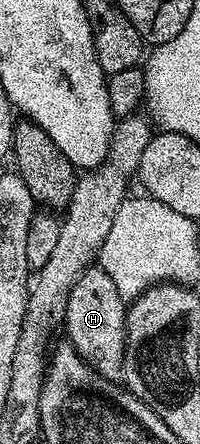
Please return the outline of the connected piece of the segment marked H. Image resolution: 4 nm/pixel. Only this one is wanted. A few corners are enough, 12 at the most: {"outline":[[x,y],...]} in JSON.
{"outline":[[100,266],[71,286],[68,343],[103,378],[125,370],[127,301]]}

